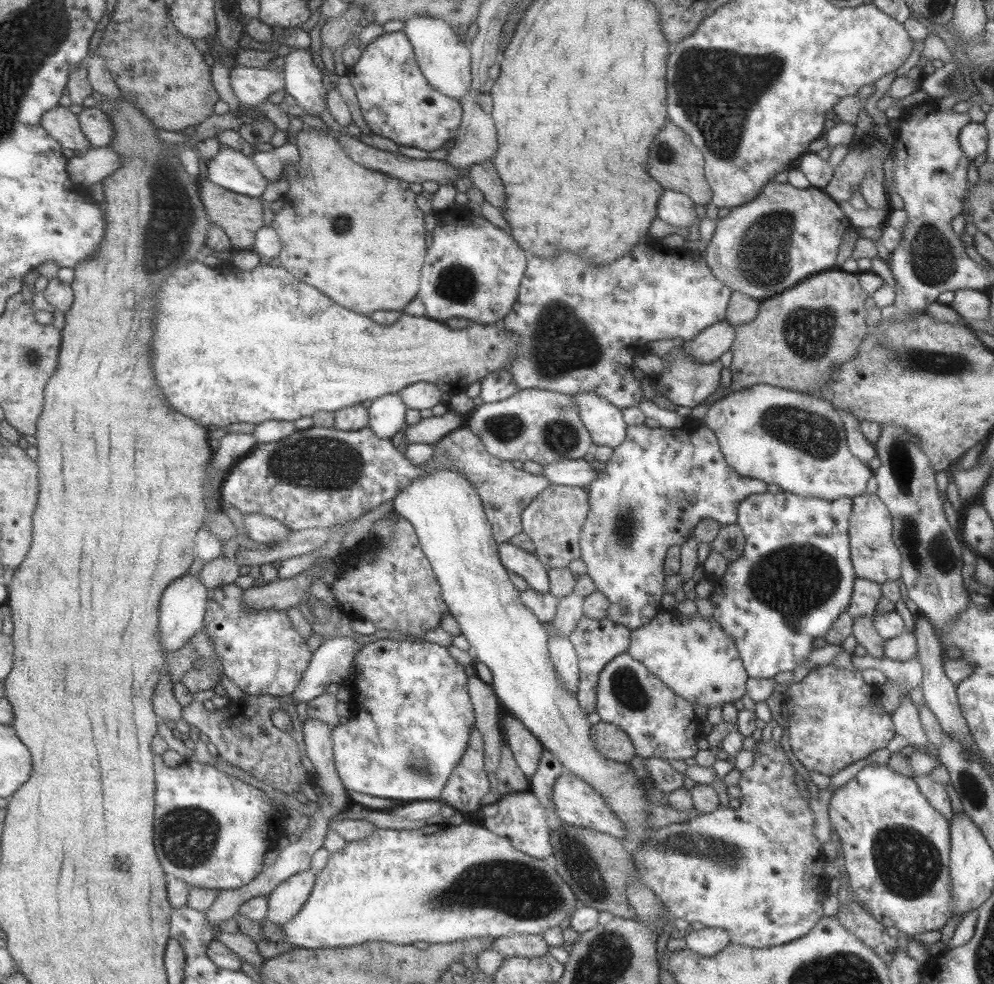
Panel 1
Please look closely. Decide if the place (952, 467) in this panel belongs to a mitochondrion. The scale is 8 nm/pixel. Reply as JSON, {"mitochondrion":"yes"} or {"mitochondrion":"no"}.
{"mitochondrion":"no"}

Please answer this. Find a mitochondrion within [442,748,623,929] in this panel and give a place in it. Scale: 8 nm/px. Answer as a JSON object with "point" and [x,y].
{"point":[579,868]}

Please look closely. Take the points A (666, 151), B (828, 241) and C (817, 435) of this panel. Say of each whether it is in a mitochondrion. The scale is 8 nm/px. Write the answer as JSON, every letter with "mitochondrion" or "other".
{"A":"mitochondrion","B":"other","C":"mitochondrion"}

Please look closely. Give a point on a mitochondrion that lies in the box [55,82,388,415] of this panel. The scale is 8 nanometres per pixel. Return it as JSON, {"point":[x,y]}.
{"point":[174,220]}

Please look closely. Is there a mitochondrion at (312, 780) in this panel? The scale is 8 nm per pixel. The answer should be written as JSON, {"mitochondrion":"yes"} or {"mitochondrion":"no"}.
{"mitochondrion":"no"}

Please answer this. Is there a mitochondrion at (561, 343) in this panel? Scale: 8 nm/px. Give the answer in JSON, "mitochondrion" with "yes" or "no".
{"mitochondrion":"yes"}

